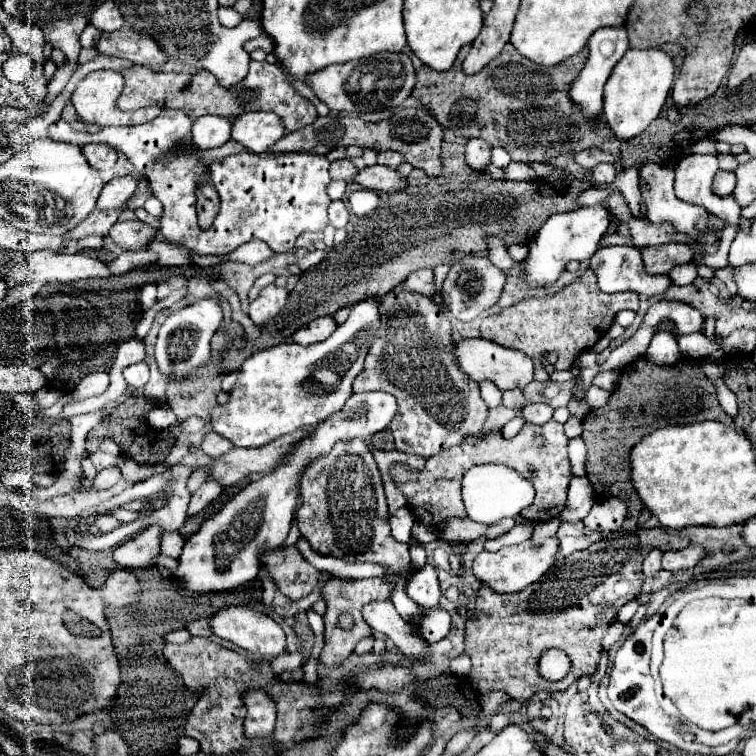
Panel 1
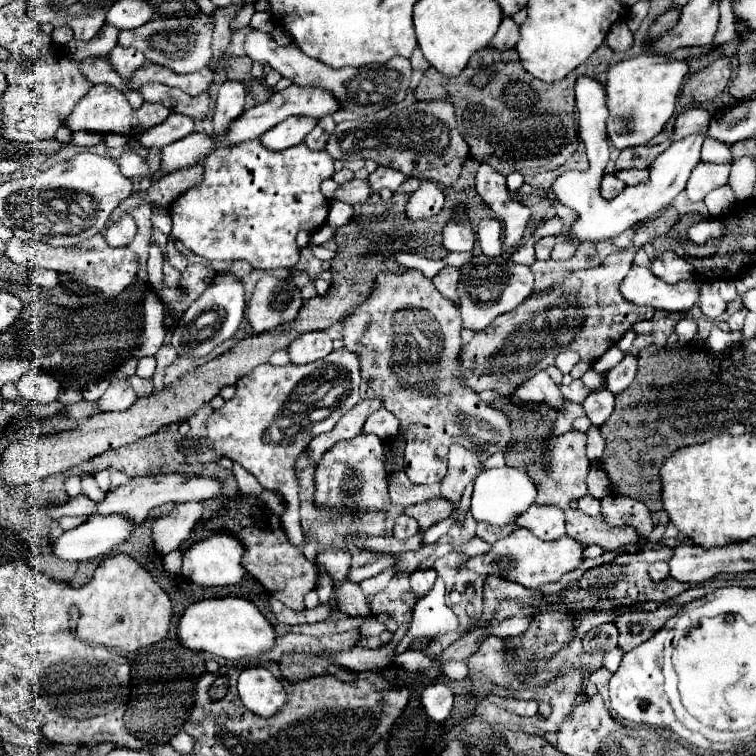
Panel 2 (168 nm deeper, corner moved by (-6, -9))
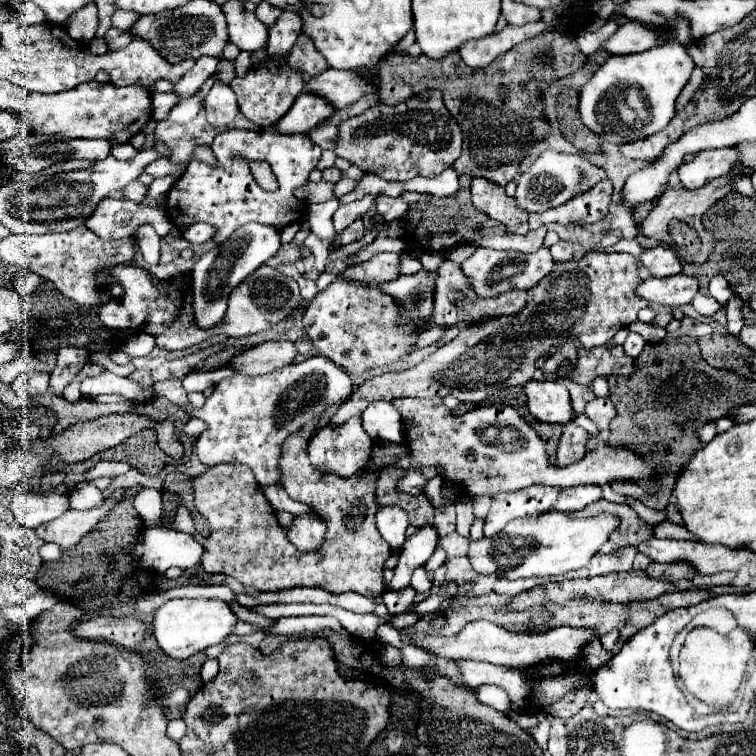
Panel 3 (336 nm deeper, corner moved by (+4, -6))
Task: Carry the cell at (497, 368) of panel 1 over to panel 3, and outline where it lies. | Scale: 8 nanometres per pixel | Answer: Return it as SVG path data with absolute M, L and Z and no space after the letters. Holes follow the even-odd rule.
M529 381L525 385L527 391L527 405L529 411L545 423L569 423L573 421L575 413L571 407L569 391L559 381Z

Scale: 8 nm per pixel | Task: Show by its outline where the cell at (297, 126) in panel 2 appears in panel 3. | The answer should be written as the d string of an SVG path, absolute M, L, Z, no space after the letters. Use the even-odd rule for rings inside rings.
M303 91L293 103L293 107L289 109L289 113L279 119L275 129L277 133L309 133L313 127L333 117L335 111L337 109L327 99Z

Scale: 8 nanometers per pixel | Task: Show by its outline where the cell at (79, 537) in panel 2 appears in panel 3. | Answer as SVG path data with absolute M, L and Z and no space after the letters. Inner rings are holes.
M43 543L43 547L39 549L39 555L43 561L57 561L61 557L61 547L53 543Z

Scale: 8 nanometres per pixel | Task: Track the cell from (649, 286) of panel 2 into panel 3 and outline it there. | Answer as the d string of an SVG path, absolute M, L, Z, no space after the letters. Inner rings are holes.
M679 273L673 277L651 277L643 281L637 287L637 295L651 305L667 305L667 307L679 307L685 303L691 303L695 293L699 291L699 279Z

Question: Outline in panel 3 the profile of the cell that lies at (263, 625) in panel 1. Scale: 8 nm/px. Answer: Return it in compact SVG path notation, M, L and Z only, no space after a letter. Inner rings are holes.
M171 599L155 611L153 617L153 637L159 647L175 659L187 659L199 651L205 651L211 645L221 643L231 627L237 623L237 617L225 601L219 599Z

